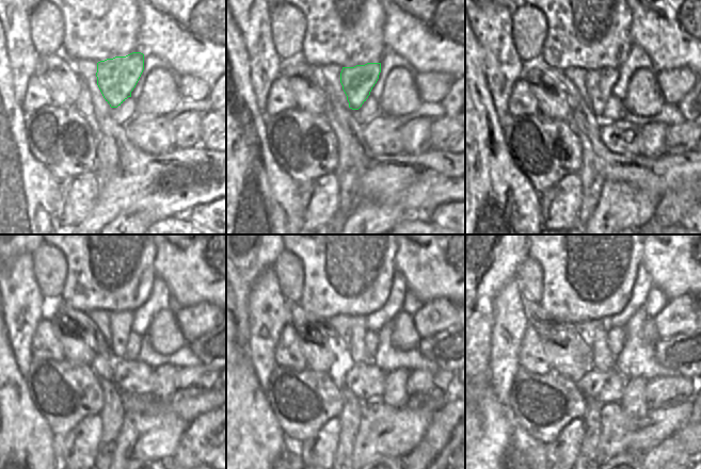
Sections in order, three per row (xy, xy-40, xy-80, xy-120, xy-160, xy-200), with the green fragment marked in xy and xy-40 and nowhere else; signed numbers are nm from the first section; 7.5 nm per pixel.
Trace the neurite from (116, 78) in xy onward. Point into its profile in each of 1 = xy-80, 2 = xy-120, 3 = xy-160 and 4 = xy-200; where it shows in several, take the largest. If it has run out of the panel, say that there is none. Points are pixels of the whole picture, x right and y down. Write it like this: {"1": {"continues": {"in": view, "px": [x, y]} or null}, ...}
{"1": {"continues": {"in": "xy-80", "px": [599, 82]}}, "2": {"continues": {"in": "xy-120", "px": [120, 322]}}, "3": {"continues": {"in": "xy-160", "px": [356, 346]}}, "4": {"continues": {"in": "xy-200", "px": [602, 359]}}}

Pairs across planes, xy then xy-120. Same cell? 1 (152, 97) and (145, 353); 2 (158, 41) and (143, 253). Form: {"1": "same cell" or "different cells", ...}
{"1": "different cells", "2": "different cells"}

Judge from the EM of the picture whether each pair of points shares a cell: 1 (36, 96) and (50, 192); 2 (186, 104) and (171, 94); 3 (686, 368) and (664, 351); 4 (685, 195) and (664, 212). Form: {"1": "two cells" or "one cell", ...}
{"1": "two cells", "2": "two cells", "3": "one cell", "4": "one cell"}

